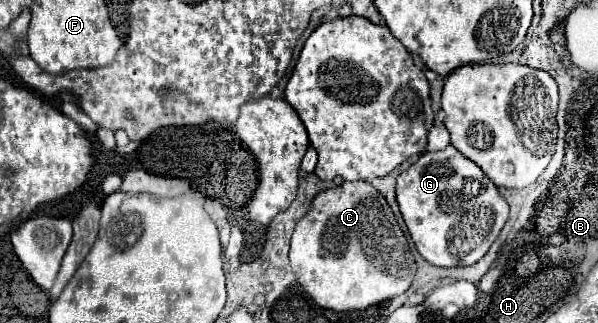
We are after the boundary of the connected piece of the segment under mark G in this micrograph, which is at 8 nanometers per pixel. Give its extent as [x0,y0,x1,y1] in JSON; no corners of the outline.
[396,146,488,266]

